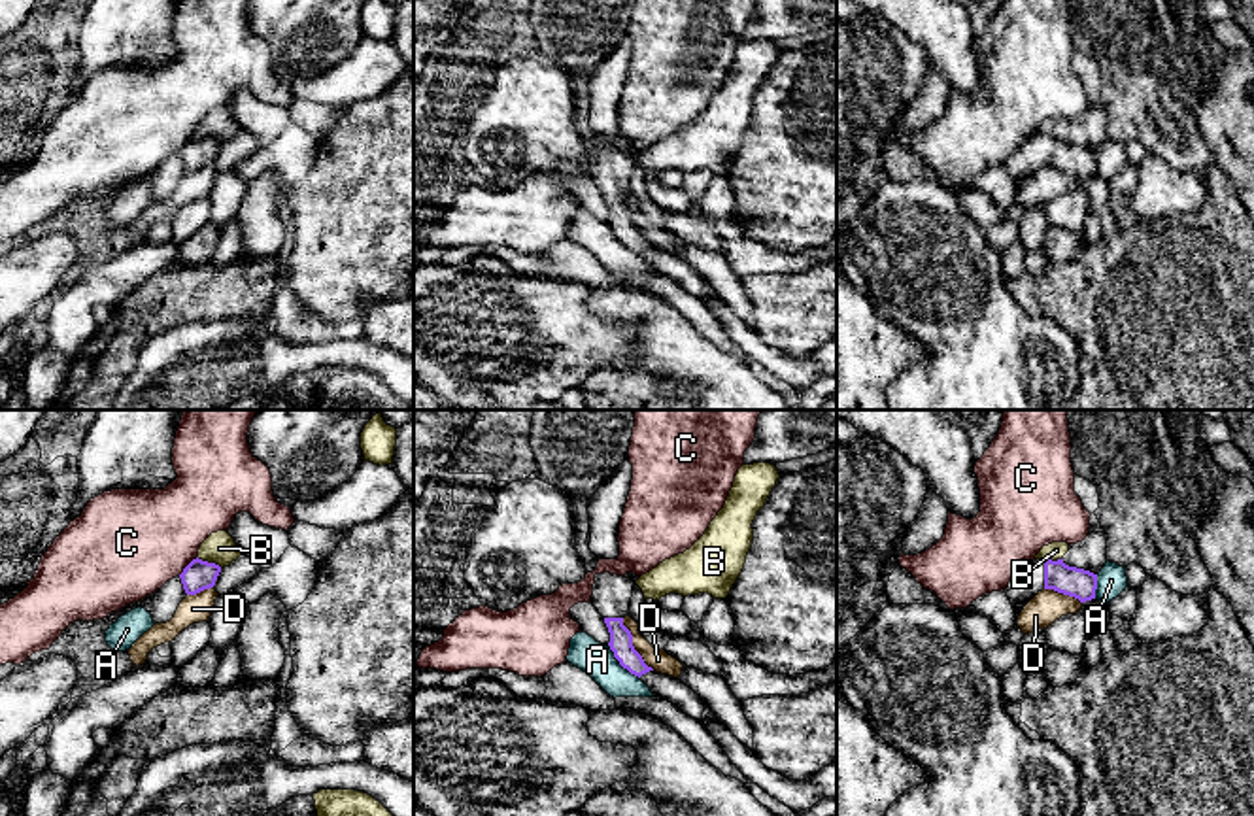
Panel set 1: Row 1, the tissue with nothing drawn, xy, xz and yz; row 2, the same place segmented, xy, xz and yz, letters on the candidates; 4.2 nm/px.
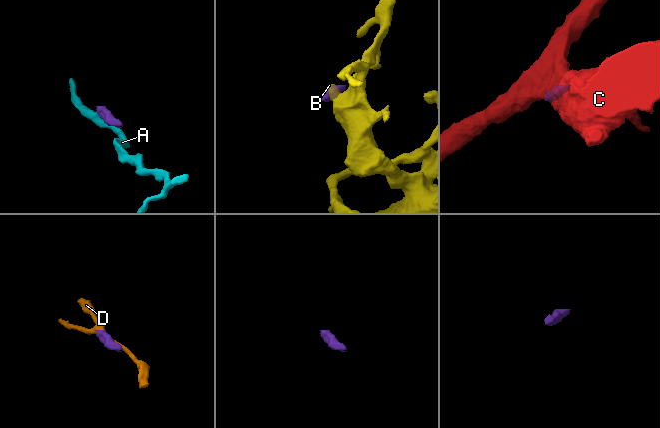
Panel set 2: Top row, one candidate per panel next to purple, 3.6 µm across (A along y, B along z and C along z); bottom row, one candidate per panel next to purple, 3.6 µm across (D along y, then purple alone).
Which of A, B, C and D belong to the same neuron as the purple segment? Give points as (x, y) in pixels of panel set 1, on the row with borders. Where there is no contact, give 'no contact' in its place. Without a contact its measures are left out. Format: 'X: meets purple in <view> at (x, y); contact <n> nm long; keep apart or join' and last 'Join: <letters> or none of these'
A: meets purple in xz at (620, 663); contact 200 nm long; keep apart
B: meets purple in xy at (210, 563); contact 120 nm long; keep apart
C: meets purple in xy at (187, 565); contact 120 nm long; keep apart
D: meets purple in xz at (631, 645); contact 260 nm long; keep apart
Join: none of these

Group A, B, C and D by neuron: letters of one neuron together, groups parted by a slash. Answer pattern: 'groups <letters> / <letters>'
groups A / B / C / D

